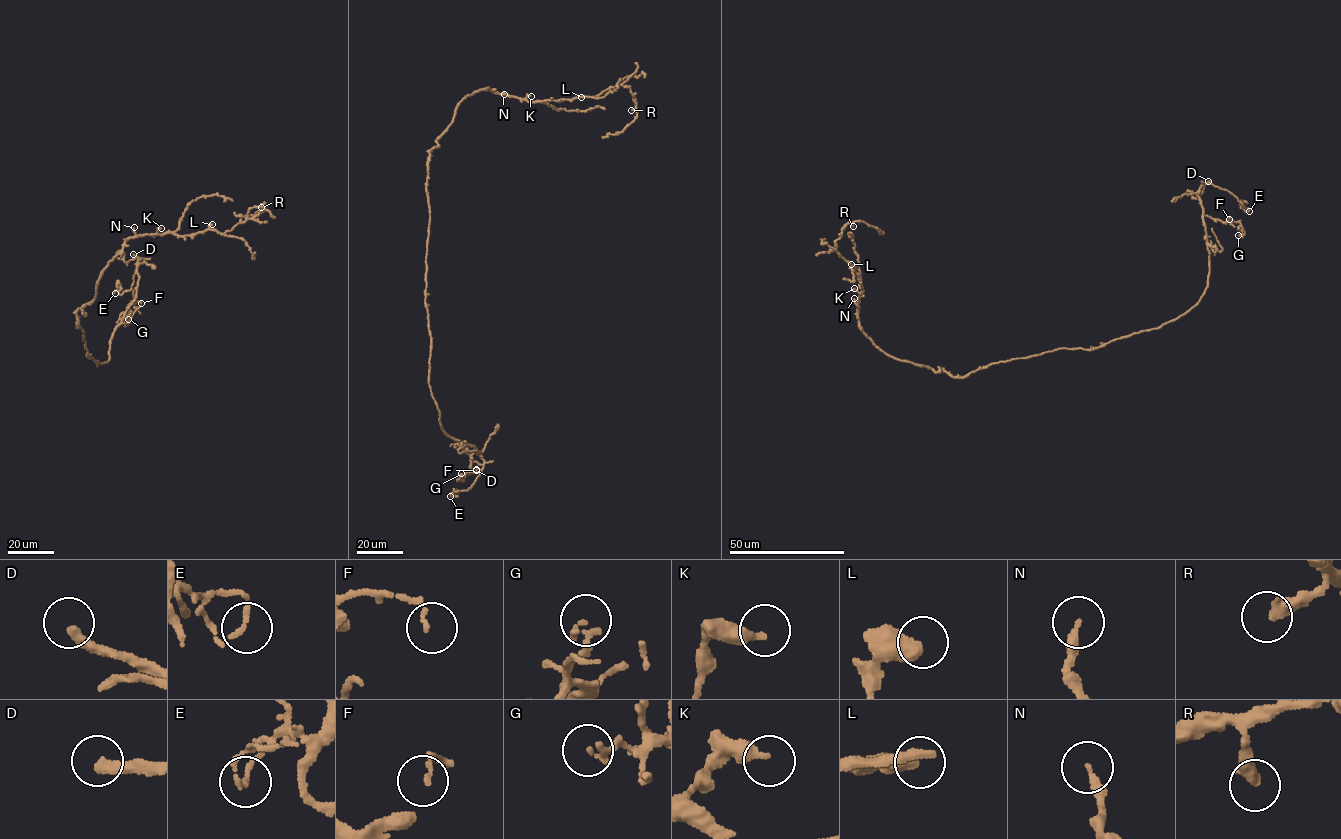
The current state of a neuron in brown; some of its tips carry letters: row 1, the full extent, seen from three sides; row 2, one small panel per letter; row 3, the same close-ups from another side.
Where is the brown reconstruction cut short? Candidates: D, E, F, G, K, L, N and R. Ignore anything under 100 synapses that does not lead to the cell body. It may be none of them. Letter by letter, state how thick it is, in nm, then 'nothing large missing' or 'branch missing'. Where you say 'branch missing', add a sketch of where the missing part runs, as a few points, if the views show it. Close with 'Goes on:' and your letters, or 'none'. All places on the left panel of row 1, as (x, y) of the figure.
D: 280 nm thick; branch missing; missing branch runs (133, 254), (132, 236), (88, 203)
E: 110 nm thick; nothing large missing
F: 120 nm thick; nothing large missing
G: 110 nm thick; nothing large missing
K: 360 nm thick; nothing large missing
L: 480 nm thick; nothing large missing
N: 240 nm thick; nothing large missing
R: 360 nm thick; nothing large missing
Goes on: D

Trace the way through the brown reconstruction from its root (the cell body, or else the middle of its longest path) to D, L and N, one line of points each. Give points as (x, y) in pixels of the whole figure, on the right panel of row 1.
D: (1003, 361), (1060, 349), (1095, 349), (1159, 328), (1194, 307), (1209, 272), (1198, 195), (1208, 181)
L: (1003, 361), (957, 377), (940, 367), (935, 371), (888, 356), (859, 326), (857, 305), (862, 290), (851, 264)
N: (1003, 361), (957, 377), (940, 367), (936, 372), (893, 358), (878, 349), (859, 326), (854, 298)

